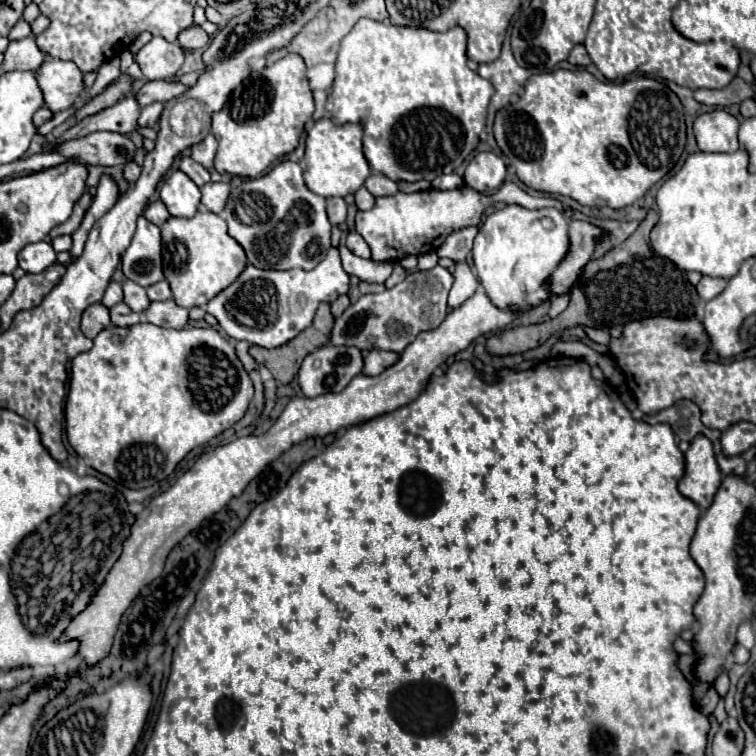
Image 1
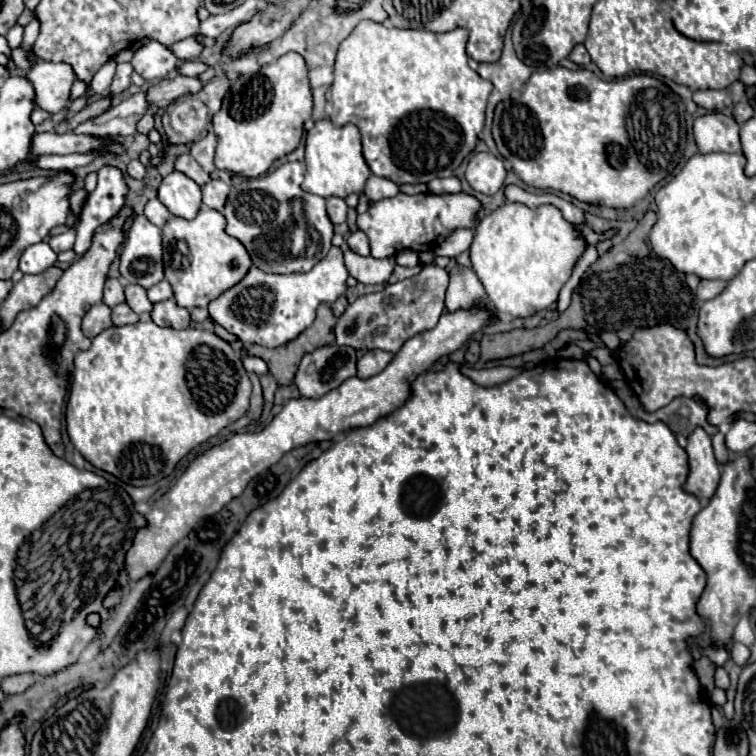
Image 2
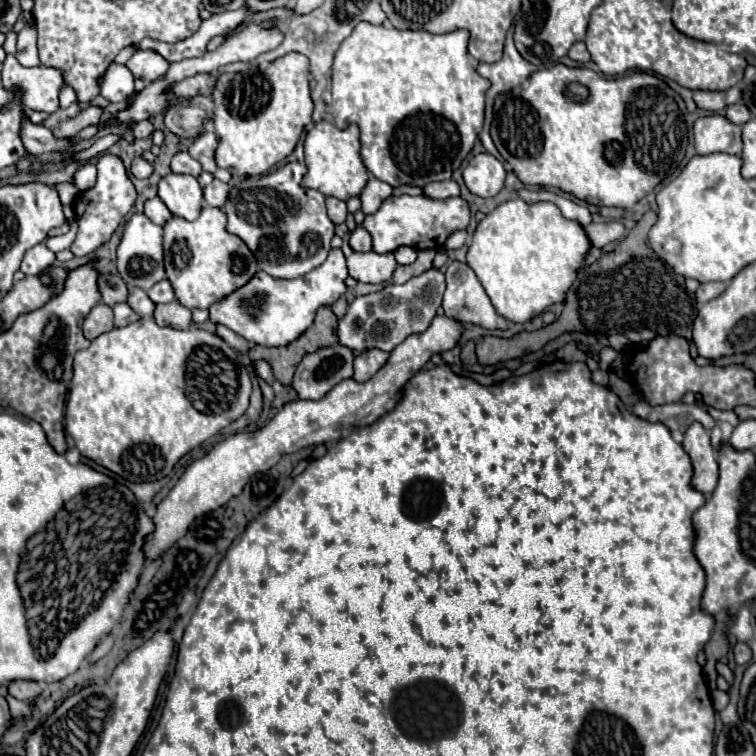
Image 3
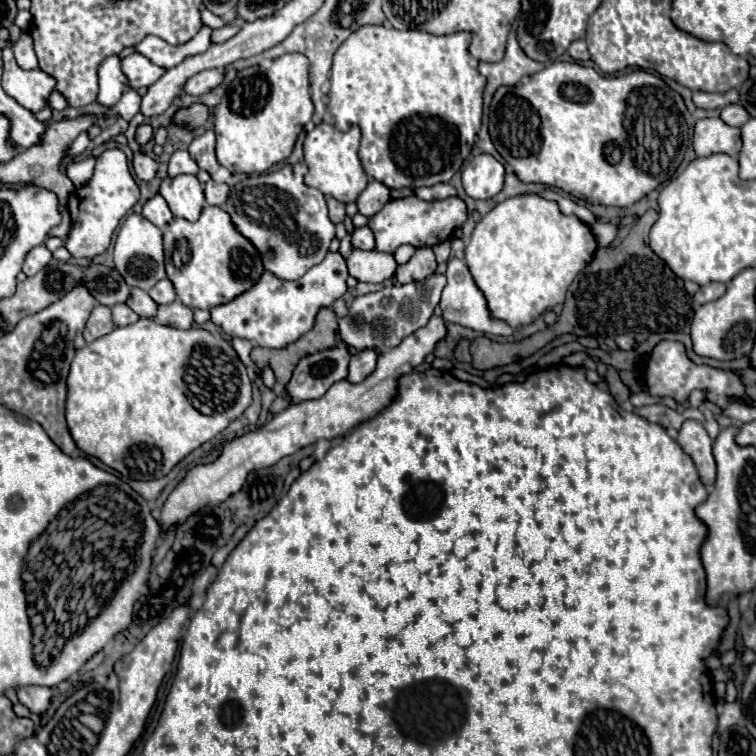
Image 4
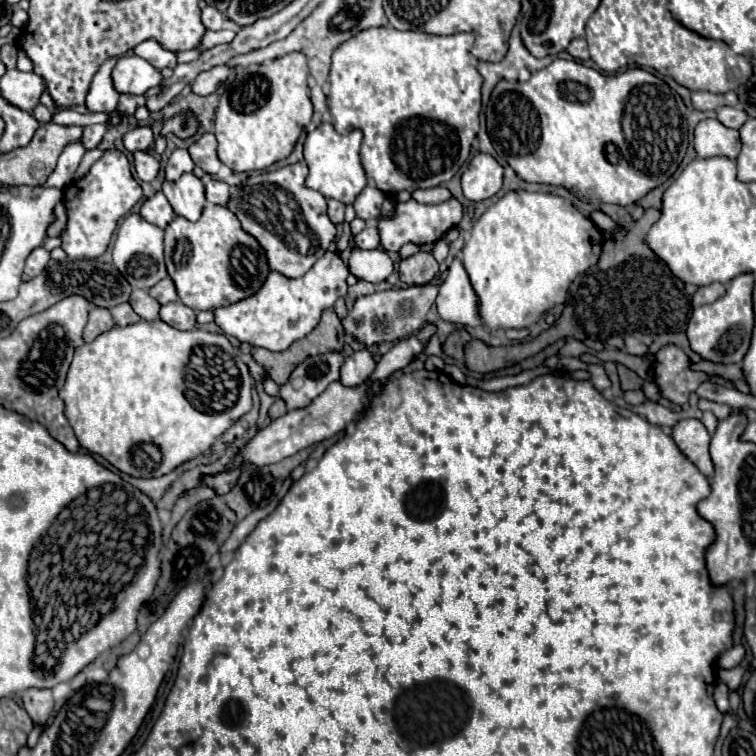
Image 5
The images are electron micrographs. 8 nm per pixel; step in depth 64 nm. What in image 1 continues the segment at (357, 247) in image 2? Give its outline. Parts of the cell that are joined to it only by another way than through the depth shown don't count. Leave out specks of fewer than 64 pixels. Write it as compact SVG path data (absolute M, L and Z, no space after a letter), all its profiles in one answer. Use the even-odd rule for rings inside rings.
M350 232L348 238L346 238L346 246L352 254L356 254L360 258L370 258L370 248L368 248L368 244L364 242L364 238L360 234Z

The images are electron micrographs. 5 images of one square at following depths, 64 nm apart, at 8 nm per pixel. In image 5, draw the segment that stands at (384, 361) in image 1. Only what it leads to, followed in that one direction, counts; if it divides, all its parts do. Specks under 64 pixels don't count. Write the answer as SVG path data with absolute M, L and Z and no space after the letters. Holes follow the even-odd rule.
M368 350L354 352L352 356L346 358L346 362L340 370L340 382L344 386L358 386L372 374L374 366L376 366L374 356Z

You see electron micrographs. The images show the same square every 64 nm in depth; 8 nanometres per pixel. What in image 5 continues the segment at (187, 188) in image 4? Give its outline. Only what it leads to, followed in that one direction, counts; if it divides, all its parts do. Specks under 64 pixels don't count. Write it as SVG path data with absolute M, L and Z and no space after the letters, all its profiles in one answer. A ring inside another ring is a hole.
M182 174L176 182L166 180L162 184L162 192L178 216L190 222L196 222L200 218L206 198L204 198L204 184L194 174Z

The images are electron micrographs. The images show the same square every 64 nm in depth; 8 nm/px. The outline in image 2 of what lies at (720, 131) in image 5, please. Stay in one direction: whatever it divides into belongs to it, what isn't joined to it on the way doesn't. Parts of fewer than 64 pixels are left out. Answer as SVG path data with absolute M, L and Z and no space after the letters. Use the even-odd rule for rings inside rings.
M710 112L694 122L694 138L702 154L708 152L742 152L738 138L740 124L722 112Z

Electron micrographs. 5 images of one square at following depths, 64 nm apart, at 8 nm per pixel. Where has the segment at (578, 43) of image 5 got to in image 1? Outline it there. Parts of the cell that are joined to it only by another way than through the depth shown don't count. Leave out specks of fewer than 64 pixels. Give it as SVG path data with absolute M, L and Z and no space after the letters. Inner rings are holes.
M578 44L578 46L572 48L568 62L574 64L574 66L588 66L588 64L590 64L590 56L588 56L586 48L584 48L582 44Z

